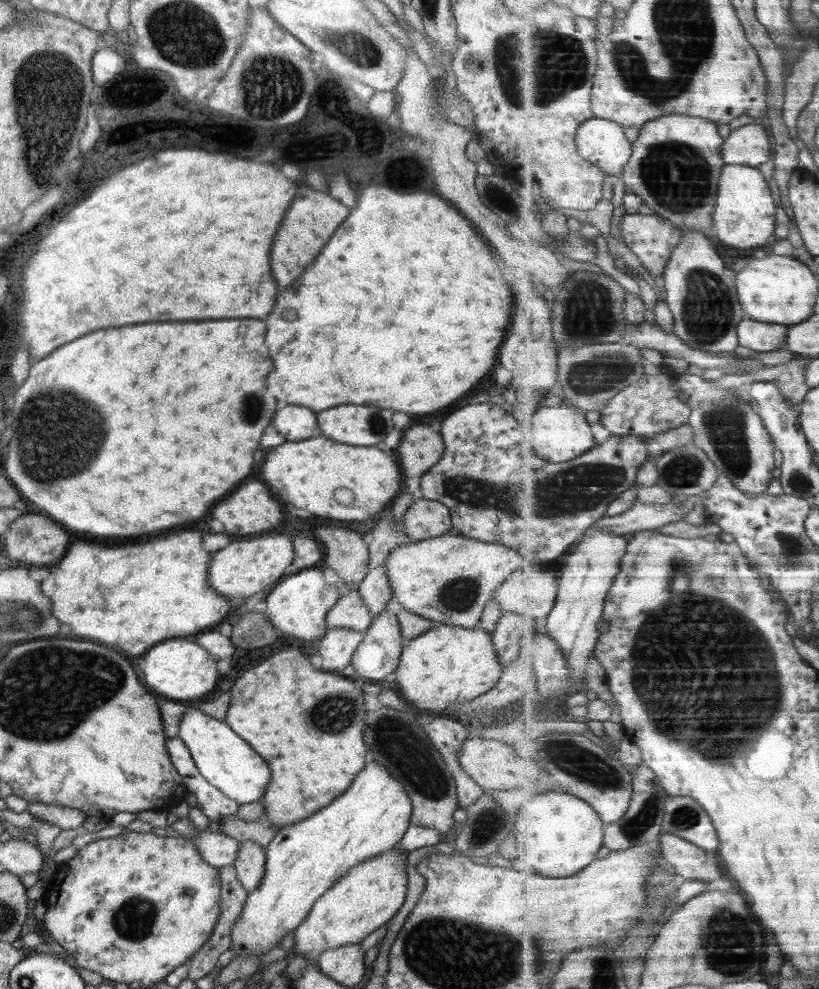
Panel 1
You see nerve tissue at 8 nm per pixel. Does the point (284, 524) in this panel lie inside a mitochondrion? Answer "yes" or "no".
no

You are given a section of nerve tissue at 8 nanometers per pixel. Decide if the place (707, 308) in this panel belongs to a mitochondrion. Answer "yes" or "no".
yes

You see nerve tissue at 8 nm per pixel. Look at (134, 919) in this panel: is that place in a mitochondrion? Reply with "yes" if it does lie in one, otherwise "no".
yes

